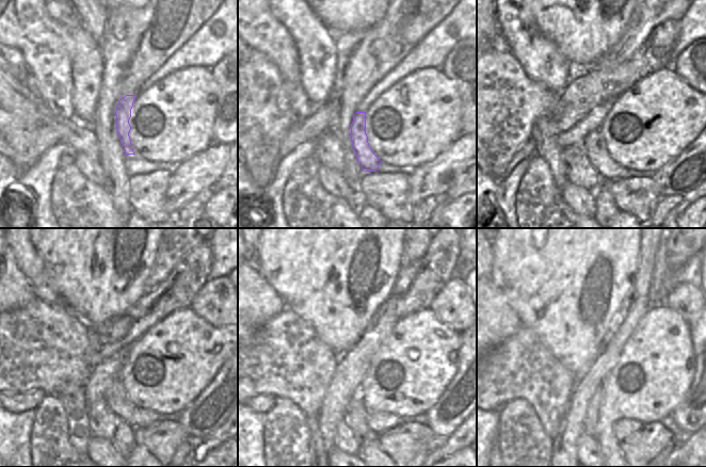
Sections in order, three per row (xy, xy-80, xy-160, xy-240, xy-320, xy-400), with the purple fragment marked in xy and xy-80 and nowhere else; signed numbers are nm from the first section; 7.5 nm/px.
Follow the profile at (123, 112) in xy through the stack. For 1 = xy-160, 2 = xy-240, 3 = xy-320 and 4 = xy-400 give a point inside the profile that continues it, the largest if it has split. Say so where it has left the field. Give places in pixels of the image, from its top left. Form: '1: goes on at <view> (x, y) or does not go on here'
1: goes on at xy-160 (595, 146)
2: goes on at xy-240 (116, 397)
3: goes on at xy-320 (379, 422)
4: goes on at xy-400 (622, 428)

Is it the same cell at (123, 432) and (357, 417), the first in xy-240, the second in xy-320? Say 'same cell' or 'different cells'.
same cell

